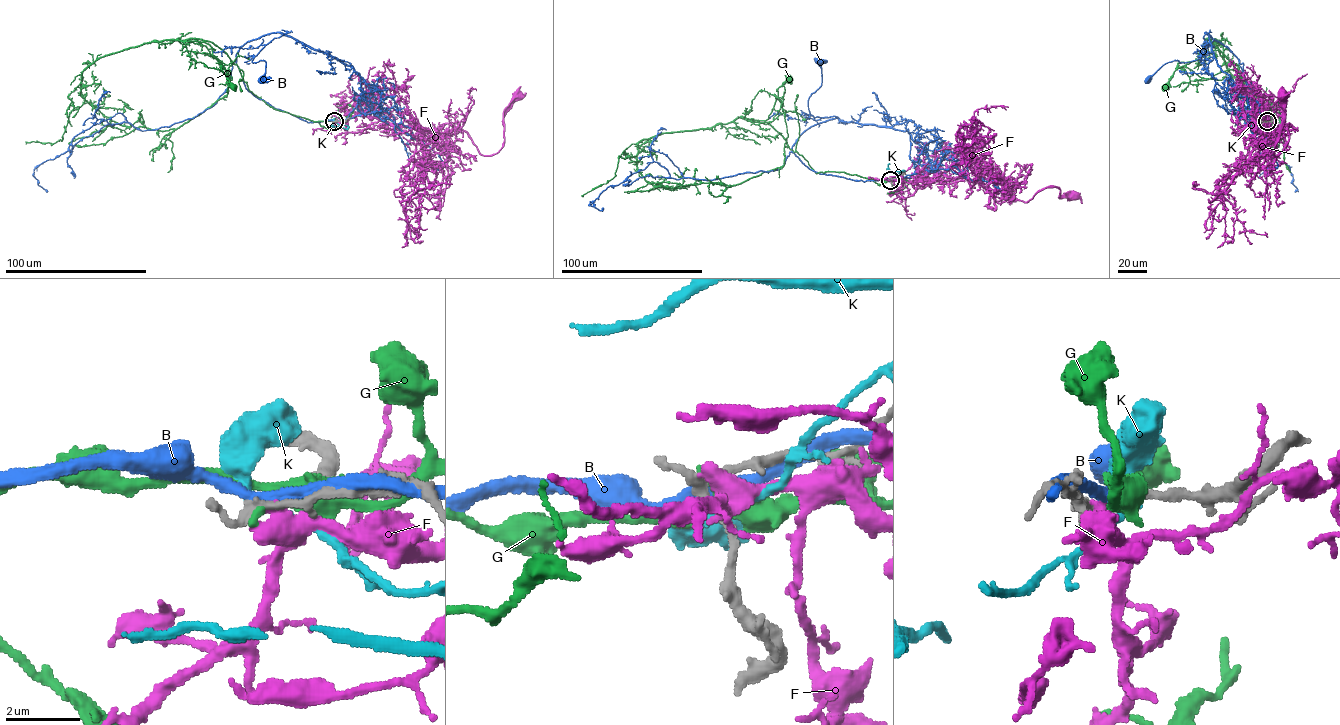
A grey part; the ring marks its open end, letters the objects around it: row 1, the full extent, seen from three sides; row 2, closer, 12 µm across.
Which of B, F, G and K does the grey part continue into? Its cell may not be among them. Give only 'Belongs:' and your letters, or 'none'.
Belongs: none

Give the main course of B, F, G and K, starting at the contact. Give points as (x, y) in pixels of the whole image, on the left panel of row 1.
B: (334, 121), (345, 120), (357, 100), (372, 96), (351, 66), (283, 34), (253, 59), (266, 62), (262, 79)
F: (334, 122), (376, 116), (426, 130), (451, 124), (490, 155), (502, 146), (503, 111), (517, 97)
G: (334, 122), (269, 107), (220, 48), (184, 40), (208, 43), (233, 85)
K: (334, 121), (347, 127), (332, 125), (333, 127)

